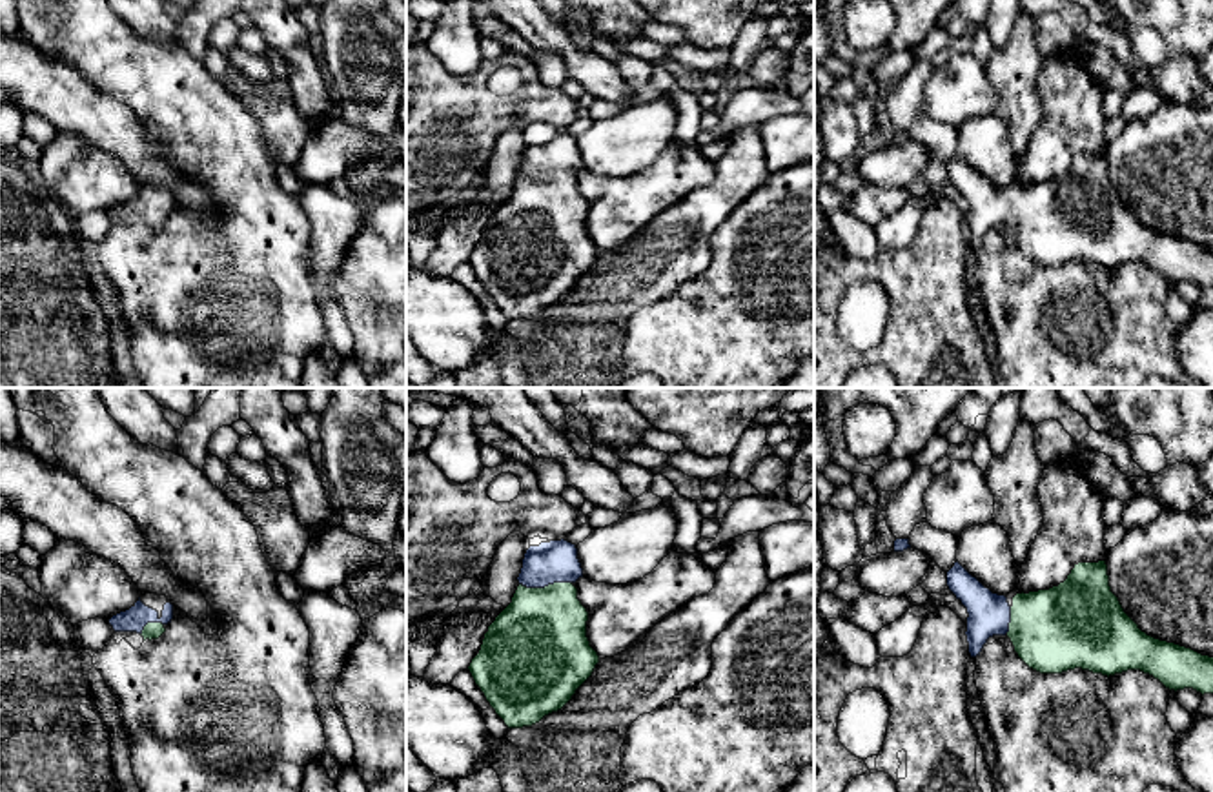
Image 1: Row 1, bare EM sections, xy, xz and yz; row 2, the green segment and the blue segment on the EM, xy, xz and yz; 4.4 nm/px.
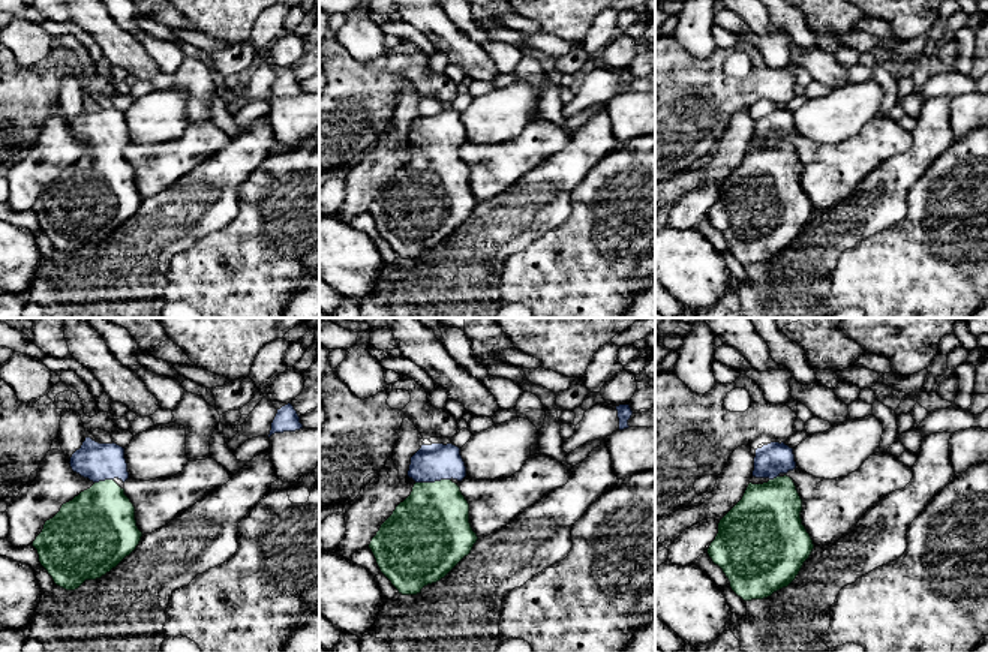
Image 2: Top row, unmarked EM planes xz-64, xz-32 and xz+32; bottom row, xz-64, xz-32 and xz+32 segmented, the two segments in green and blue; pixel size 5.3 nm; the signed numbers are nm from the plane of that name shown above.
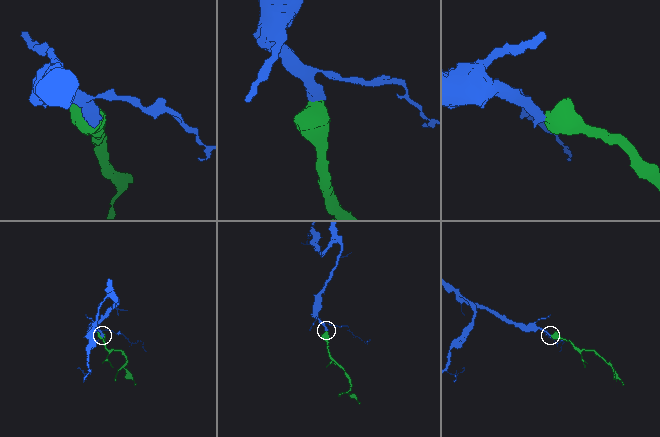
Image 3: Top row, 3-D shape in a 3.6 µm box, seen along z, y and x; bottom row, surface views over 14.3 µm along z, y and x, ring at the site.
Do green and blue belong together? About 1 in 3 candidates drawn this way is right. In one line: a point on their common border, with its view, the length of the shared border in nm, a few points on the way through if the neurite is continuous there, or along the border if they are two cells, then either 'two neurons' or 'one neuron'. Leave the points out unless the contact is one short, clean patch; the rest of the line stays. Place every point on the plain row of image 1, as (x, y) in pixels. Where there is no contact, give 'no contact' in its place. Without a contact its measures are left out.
contact xz (545, 179); length 240 nm; way xz (540, 235), (545, 179), (547, 164), (556, 153); one neuron

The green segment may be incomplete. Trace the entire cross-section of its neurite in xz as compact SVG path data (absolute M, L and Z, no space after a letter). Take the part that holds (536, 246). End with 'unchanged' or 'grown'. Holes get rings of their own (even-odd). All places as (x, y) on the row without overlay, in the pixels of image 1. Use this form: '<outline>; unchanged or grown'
M561 131L530 138L512 195L488 218L468 259L508 320L561 302L599 255L574 178L579 169L576 137Z; grown

